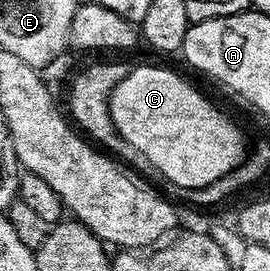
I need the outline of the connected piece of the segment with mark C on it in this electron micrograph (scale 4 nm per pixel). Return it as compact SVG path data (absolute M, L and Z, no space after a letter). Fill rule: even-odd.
M161 65L130 68L123 83L119 83L109 97L109 114L117 128L117 135L131 143L131 147L139 150L150 166L154 165L181 191L215 183L215 179L236 169L247 156L247 145L245 149L245 137L240 127L227 114L220 113L191 82L184 81L175 70L164 69Z

